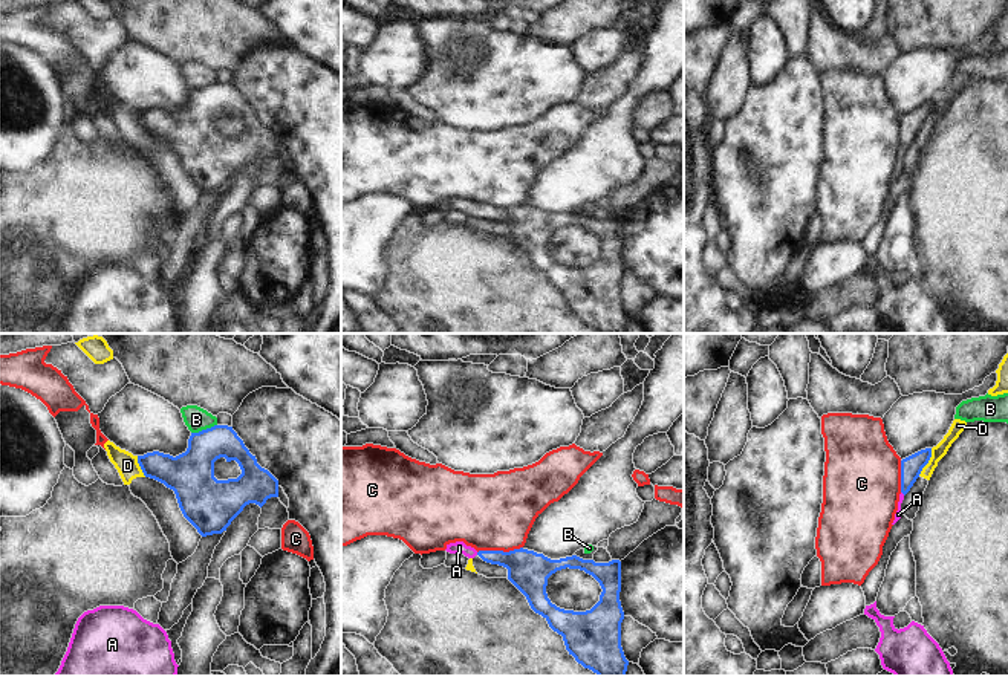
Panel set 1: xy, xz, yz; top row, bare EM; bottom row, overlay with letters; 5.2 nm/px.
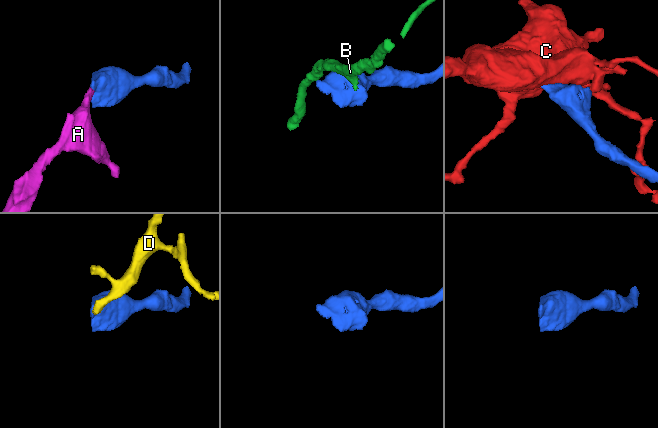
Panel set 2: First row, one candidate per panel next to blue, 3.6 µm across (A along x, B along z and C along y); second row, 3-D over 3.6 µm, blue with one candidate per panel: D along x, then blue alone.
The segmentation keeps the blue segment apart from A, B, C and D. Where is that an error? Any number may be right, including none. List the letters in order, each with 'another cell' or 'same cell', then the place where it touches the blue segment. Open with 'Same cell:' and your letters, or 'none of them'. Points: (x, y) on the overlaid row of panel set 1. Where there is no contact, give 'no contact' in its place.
Same cell: A
A: same cell; contact yz (903, 493)
B: another cell; contact xy (204, 430)
C: another cell; contact xz (499, 551)
D: another cell; contact yz (927, 462)

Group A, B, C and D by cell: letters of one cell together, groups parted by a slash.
A / B / C / D

